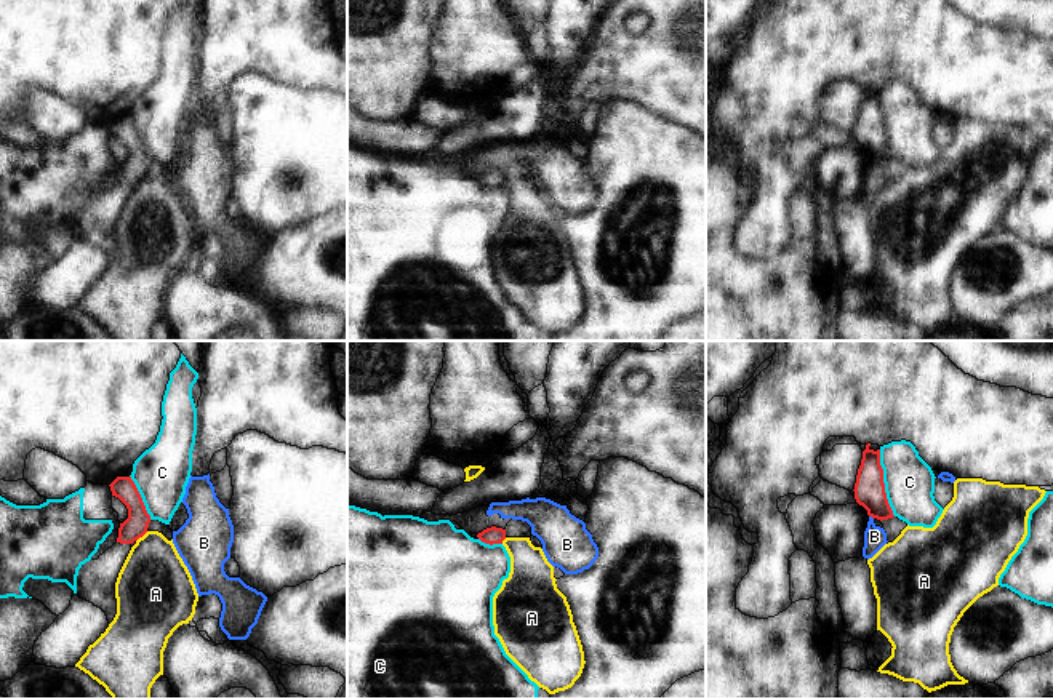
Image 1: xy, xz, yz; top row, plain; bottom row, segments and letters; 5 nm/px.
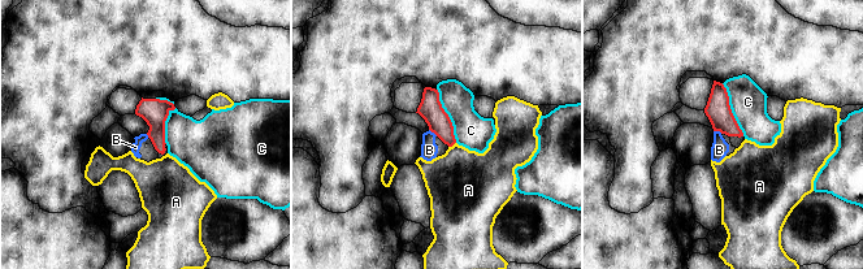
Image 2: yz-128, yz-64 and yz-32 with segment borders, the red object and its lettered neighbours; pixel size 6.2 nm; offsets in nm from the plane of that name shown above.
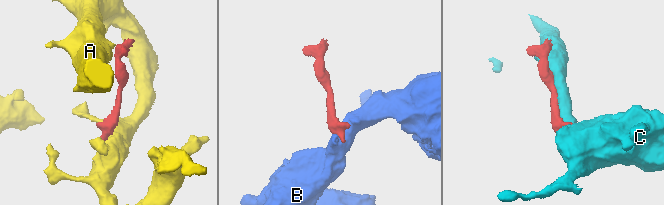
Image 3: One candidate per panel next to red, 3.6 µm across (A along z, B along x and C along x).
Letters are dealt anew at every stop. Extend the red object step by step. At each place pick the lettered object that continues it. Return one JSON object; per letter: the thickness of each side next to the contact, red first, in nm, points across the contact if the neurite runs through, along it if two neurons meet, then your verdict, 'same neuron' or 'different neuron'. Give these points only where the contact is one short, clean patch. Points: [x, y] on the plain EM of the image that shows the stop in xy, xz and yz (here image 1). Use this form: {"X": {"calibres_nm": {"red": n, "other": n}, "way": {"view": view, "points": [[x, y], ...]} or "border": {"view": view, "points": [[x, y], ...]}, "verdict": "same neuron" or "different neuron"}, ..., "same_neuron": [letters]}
{"A": {"calibres_nm": {"red": 120, "other": 360}, "border": {"view": "xy", "points": [[148, 173], [136, 183]]}, "verdict": "different neuron"}, "B": {"calibres_nm": {"red": 160, "other": 110}, "border": {"view": "yz", "points": [[869, 157], [872, 160]]}, "verdict": "different neuron"}, "C": {"calibres_nm": {"red": 160, "other": 260}, "verdict": "different neuron"}, "same_neuron": []}

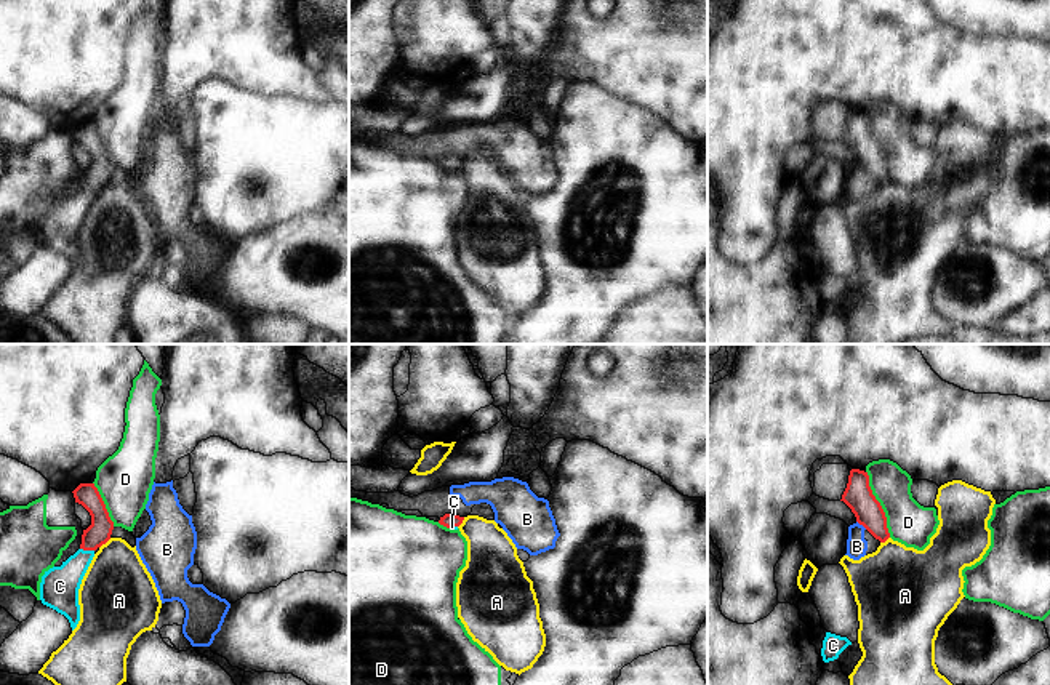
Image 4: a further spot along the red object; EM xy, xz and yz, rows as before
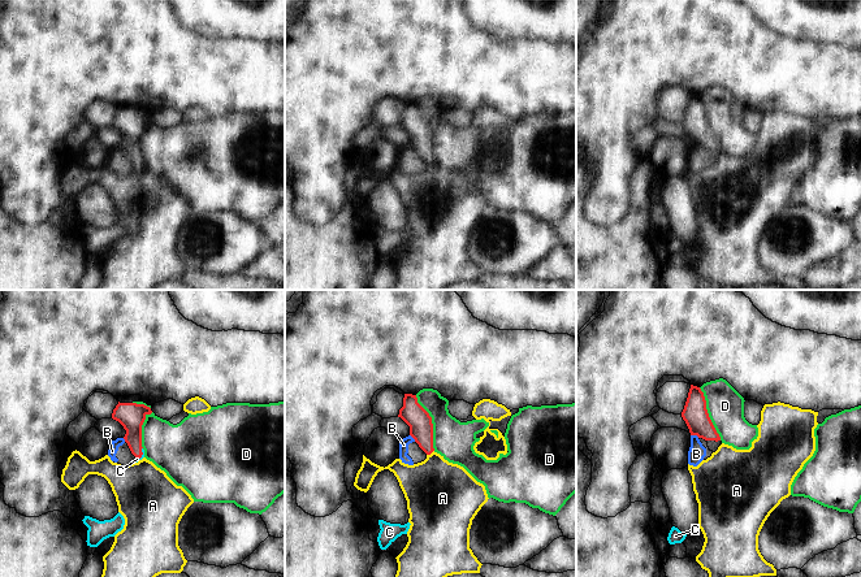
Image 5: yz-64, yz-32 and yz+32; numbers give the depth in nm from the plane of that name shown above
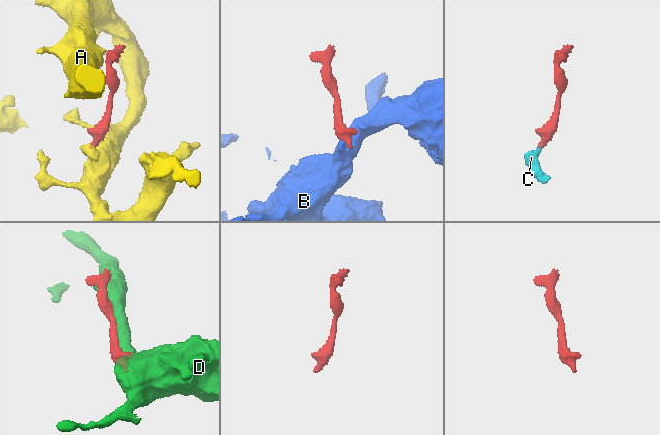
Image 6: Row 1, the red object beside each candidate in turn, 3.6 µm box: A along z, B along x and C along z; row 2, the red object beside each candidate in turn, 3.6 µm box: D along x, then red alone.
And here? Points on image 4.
{"A": {"calibres_nm": {"red": 120, "other": 360}, "border": {"view": "xy", "points": [[111, 180], [100, 189]]}, "verdict": "different neuron"}, "B": {"calibres_nm": {"red": 150, "other": 110}, "border": {"view": "yz", "points": [[857, 162], [866, 170]]}, "verdict": "different neuron"}, "C": {"calibres_nm": {"red": 120, "other": 190}, "way": {"view": "xy", "points": [[98, 175], [87, 191], [60, 228]]}, "verdict": "same neuron"}, "D": {"calibres_nm": {"red": 150, "other": 220}, "verdict": "different neuron"}, "same_neuron": ["C"]}

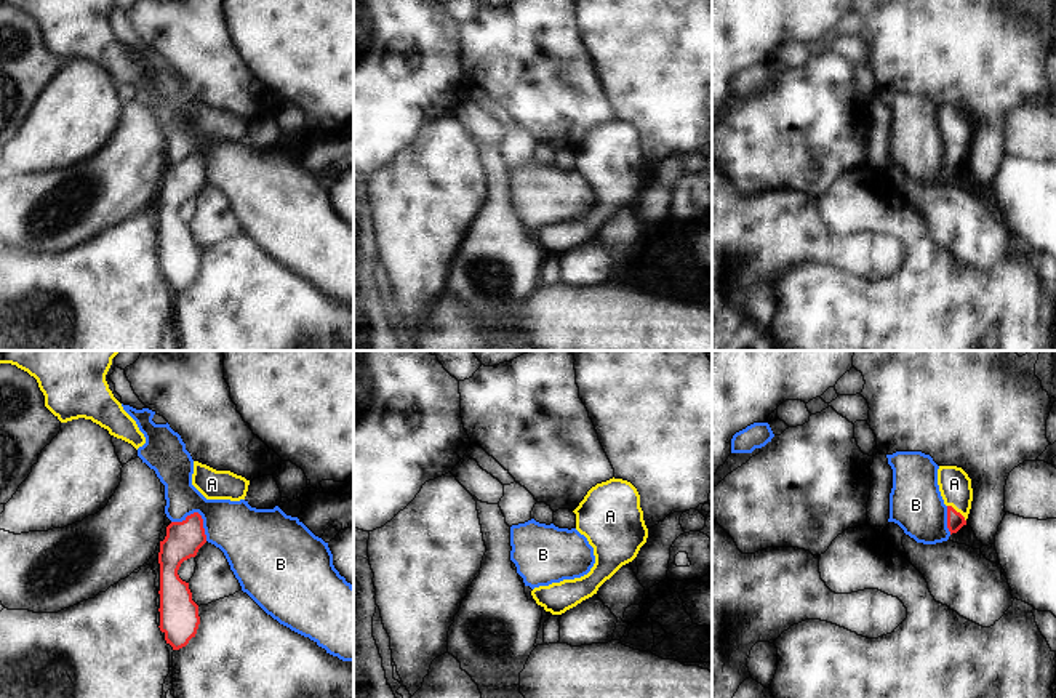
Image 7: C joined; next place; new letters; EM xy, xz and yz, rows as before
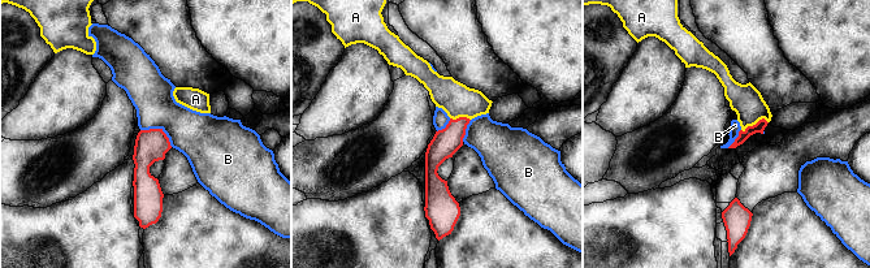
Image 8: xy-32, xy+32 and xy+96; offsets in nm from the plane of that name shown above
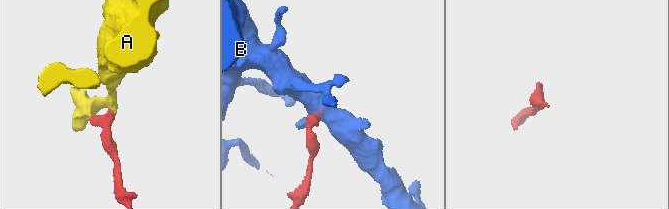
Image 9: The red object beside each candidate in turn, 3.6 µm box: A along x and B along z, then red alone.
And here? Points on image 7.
{"A": {"calibres_nm": {"red": 90, "other": 160}, "way": {"view": "yz", "points": [[956, 162], [956, 152], [954, 125]]}, "verdict": "same neuron"}, "B": {"calibres_nm": {"red": 180, "other": 280}, "border": {"view": "xy", "points": [[172, 162], [181, 162], [197, 154], [207, 181]]}, "verdict": "different neuron"}, "same_neuron": ["A"]}

